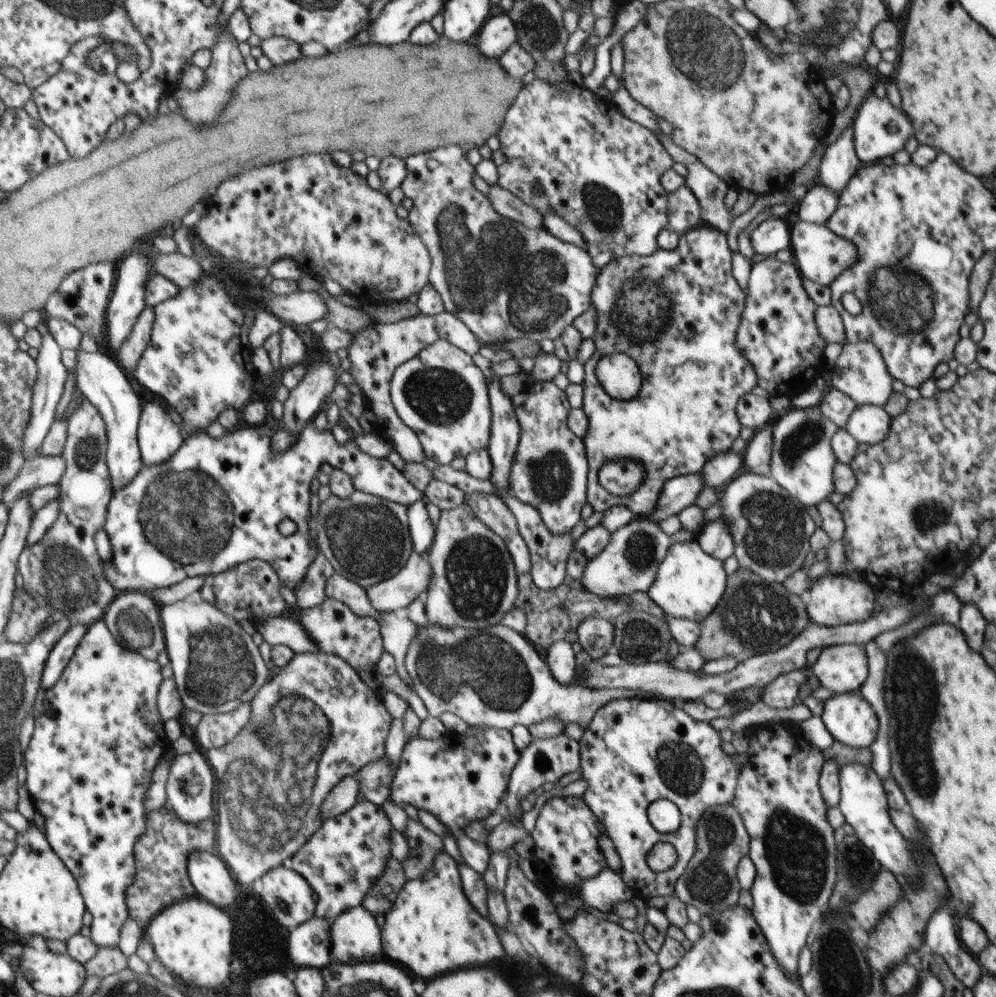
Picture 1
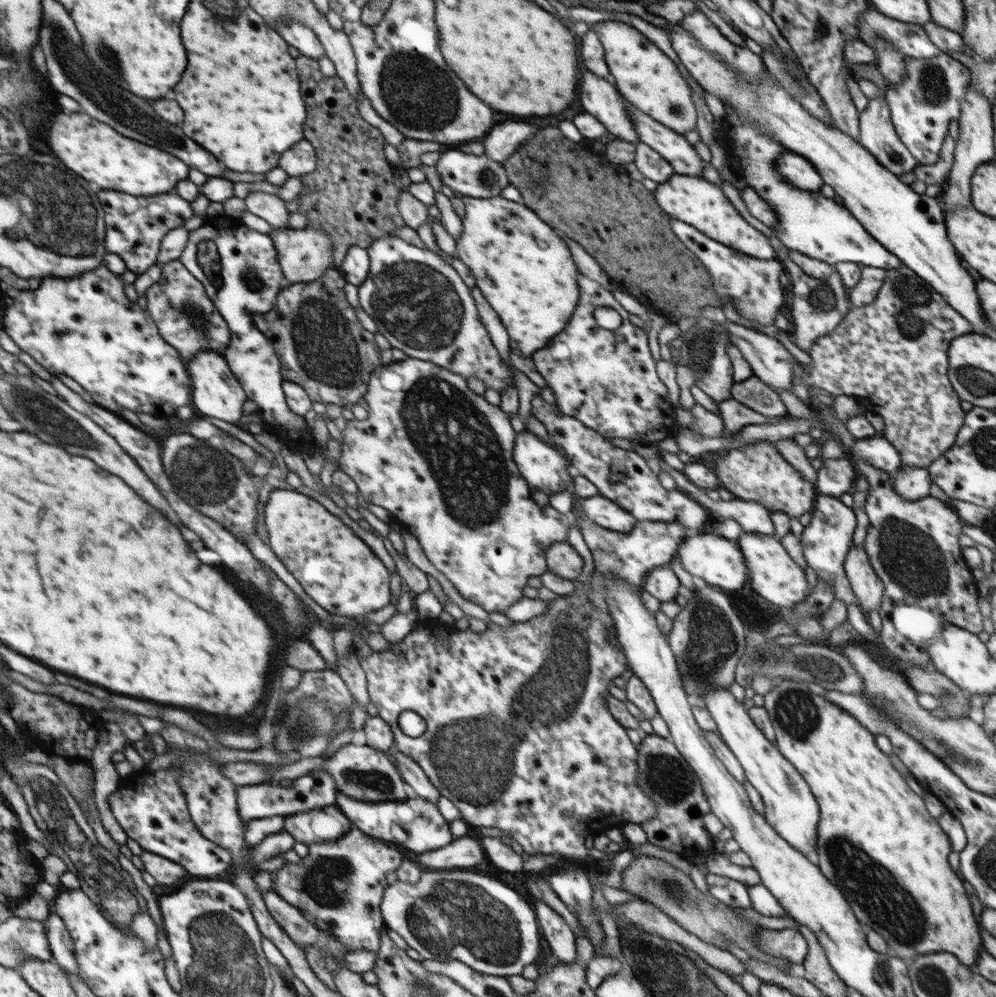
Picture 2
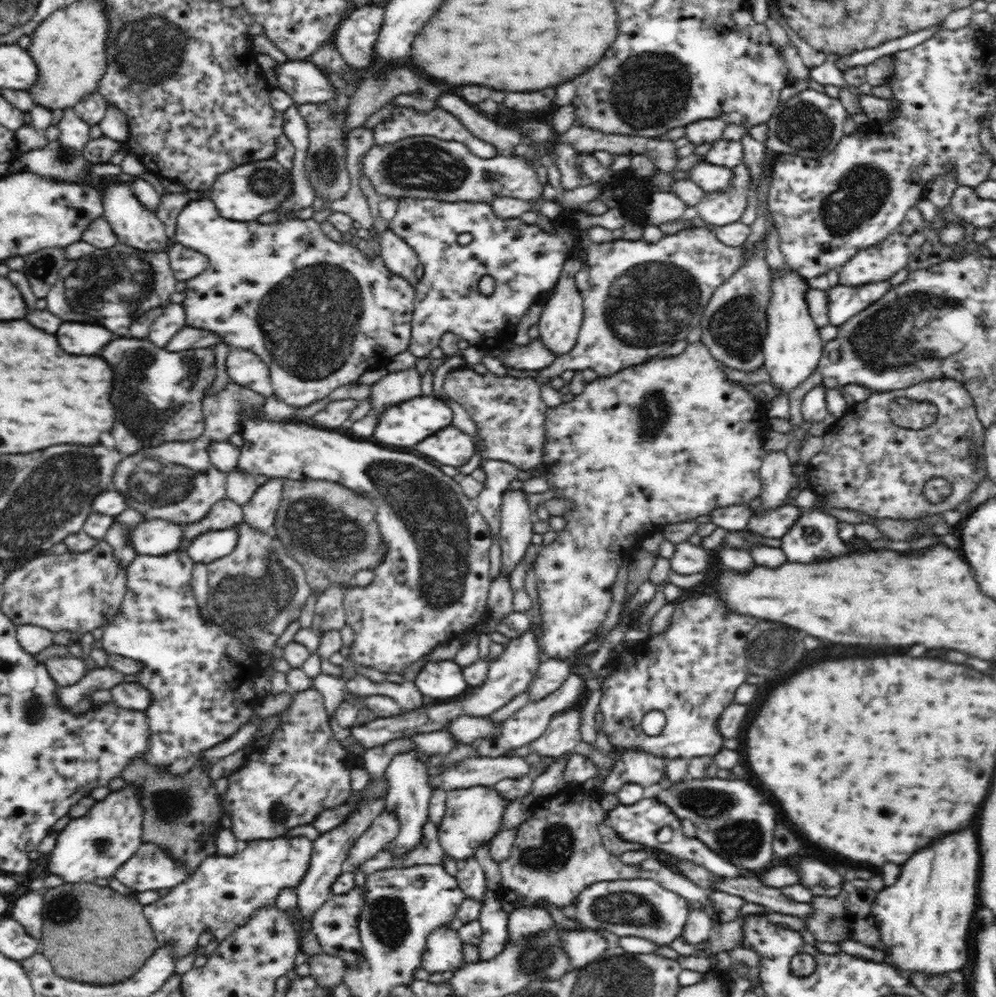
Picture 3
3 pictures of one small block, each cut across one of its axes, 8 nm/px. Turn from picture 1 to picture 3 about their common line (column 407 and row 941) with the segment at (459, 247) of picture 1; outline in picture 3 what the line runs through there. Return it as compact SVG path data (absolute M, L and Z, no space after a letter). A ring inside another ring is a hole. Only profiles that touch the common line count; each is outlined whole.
M298 835L296 838L284 836L248 841L233 855L224 856L216 853L214 856L205 858L184 882L169 889L168 893L163 897L160 896L154 903L144 906L144 914L156 933L157 946L172 943L174 962L176 962L179 958L193 954L192 952L198 946L198 936L205 930L210 931L218 942L234 934L237 928L248 922L250 915L260 907L276 905L276 897L282 888L290 887L293 890L297 888L297 884L308 870L312 847L312 840L305 836Z

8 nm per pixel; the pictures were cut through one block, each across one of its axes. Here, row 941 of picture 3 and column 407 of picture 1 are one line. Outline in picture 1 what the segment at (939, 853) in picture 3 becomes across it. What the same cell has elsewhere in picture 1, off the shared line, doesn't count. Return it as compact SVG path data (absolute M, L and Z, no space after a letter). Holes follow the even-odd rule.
M445 850L436 856L433 868L425 877L406 881L384 920L381 927L383 958L398 962L410 974L424 980L504 956L495 926L490 918L480 916L466 898L457 863Z

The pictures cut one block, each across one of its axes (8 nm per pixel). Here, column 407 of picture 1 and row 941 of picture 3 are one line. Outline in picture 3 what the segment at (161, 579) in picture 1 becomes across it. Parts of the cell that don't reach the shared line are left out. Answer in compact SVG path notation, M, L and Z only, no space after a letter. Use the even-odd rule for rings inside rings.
M486 889L478 915L482 934L477 946L482 961L494 958L508 939L508 912L503 909L499 891Z

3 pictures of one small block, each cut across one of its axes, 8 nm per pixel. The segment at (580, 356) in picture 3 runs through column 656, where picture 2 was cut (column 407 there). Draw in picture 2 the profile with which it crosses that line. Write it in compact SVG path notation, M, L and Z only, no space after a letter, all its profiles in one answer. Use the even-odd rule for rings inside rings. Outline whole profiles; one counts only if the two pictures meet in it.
M393 235L374 240L367 251L370 259L369 275L358 287L358 298L361 308L379 325L380 334L388 339L392 349L403 350L407 358L436 363L436 366L451 370L466 380L475 376L487 388L498 390L500 394L514 383L514 375L502 363L498 350L480 321L470 288L452 265L445 263L432 250L416 247Z

